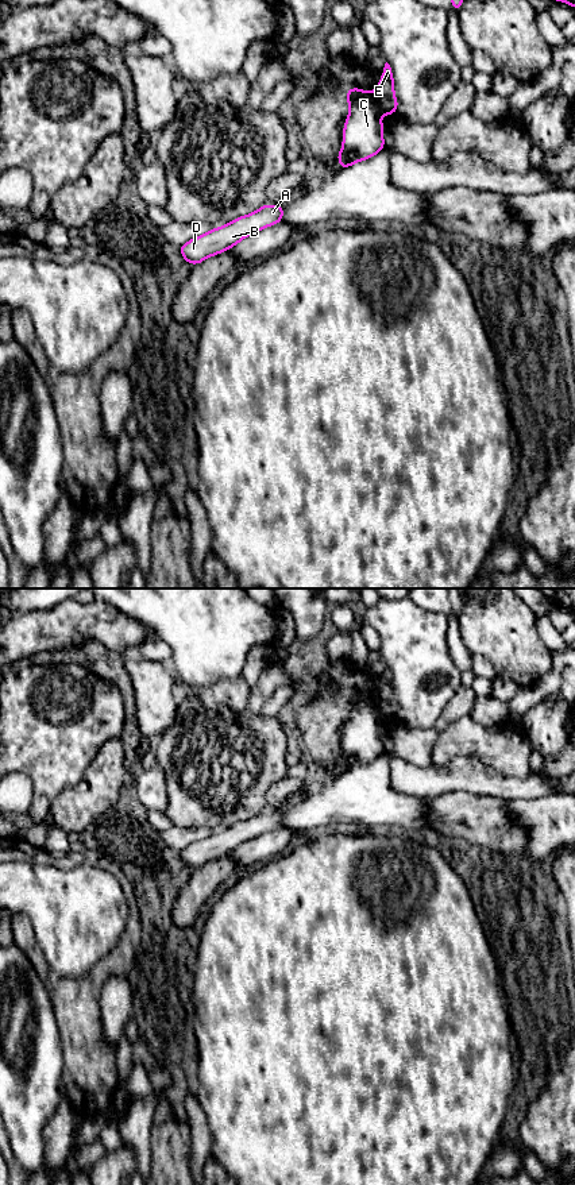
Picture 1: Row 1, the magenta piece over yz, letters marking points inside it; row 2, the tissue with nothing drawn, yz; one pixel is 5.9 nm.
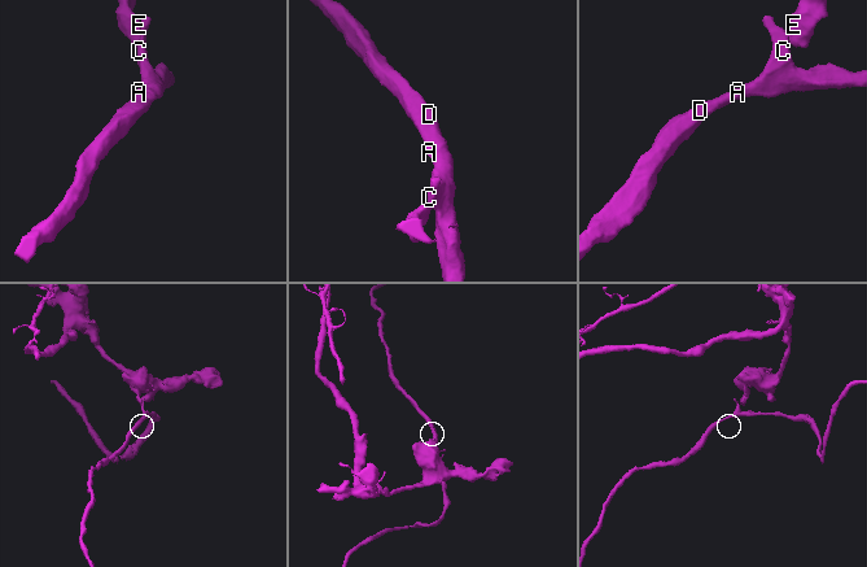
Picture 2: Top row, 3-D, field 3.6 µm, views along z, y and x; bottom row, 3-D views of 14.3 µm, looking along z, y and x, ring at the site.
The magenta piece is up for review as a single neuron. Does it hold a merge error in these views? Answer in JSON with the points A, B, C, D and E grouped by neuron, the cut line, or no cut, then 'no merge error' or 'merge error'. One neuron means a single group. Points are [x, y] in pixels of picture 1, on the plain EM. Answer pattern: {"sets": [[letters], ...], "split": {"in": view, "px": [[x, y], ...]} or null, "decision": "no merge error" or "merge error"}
{"sets": [["A", "B", "C", "D"], ["E"]], "split": {"in": "yz", "px": [[375, 701], [381, 717]]}, "decision": "merge error"}

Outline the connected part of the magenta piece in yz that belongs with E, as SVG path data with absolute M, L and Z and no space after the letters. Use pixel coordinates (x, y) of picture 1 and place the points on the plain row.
M386 667L381 687L377 691L377 705L383 719L393 719L398 713L398 706L394 700L394 686L390 669Z

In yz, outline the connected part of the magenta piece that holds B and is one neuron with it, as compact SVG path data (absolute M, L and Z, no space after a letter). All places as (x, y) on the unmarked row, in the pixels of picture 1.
M263 810L229 829L194 842L180 852L182 862L193 871L236 850L242 844L282 826L282 810Z

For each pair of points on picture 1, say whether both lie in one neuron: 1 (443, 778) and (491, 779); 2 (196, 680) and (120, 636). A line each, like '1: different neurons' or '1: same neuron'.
1: same neuron
2: different neurons

